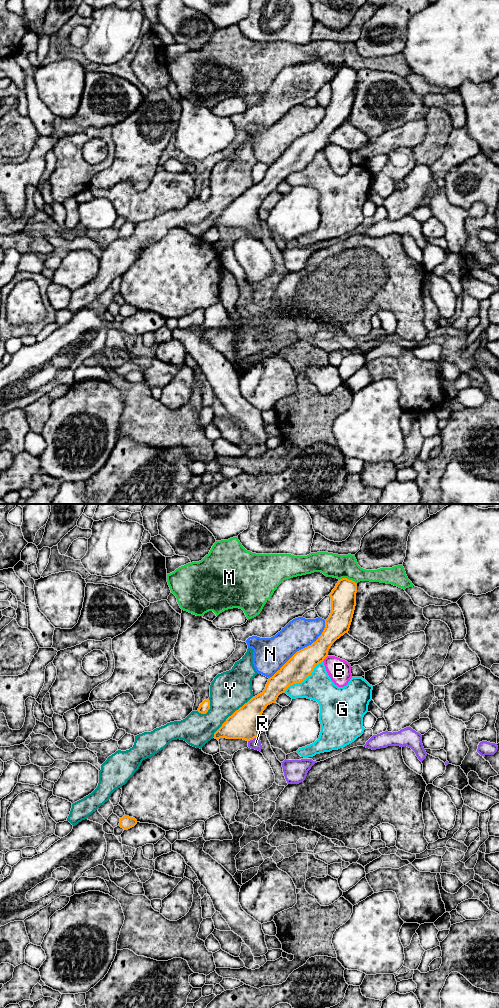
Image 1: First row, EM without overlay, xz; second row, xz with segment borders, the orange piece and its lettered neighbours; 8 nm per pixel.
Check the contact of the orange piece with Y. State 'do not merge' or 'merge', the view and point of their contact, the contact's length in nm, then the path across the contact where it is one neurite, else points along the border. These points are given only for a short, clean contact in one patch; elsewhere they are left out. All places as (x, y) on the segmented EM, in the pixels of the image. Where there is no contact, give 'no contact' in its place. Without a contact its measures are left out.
do not merge; contact xz (231, 715); length 460 nm

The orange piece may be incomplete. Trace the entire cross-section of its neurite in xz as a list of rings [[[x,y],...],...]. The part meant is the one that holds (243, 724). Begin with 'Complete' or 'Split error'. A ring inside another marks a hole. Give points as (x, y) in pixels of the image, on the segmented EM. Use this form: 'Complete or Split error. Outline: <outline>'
Split error. Outline: [[[342,578],[338,581],[335,588],[330,593],[331,597],[331,613],[325,620],[325,628],[318,639],[311,645],[297,651],[272,677],[268,679],[265,689],[262,693],[252,697],[247,703],[236,710],[229,716],[222,726],[214,733],[215,739],[243,739],[248,742],[248,747],[261,752],[262,745],[259,738],[258,721],[265,708],[275,703],[278,696],[285,690],[297,683],[304,681],[314,668],[328,656],[328,651],[332,644],[348,633],[355,606],[356,606],[357,583],[347,578]]]

